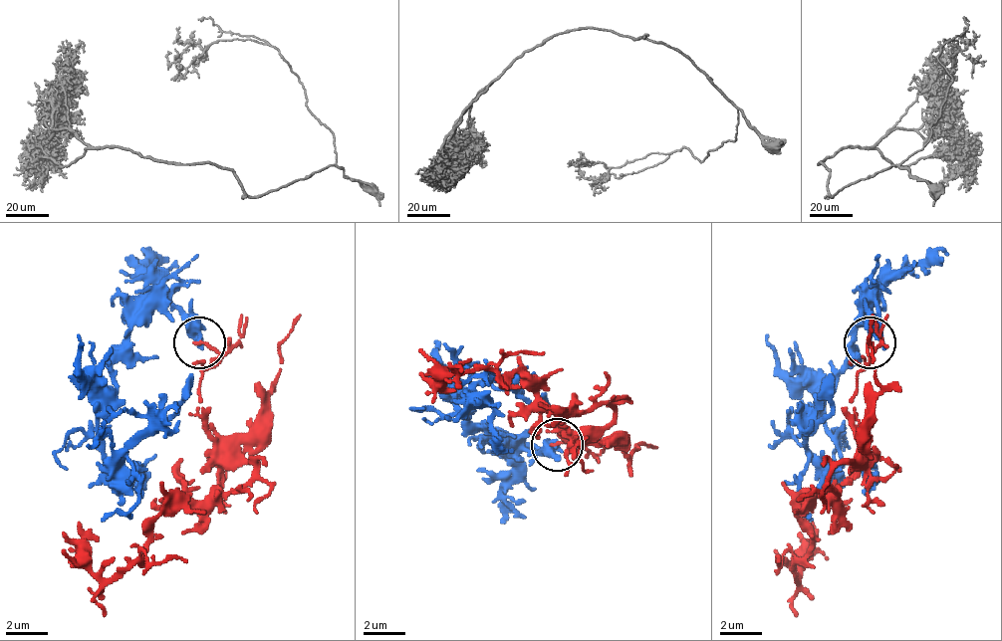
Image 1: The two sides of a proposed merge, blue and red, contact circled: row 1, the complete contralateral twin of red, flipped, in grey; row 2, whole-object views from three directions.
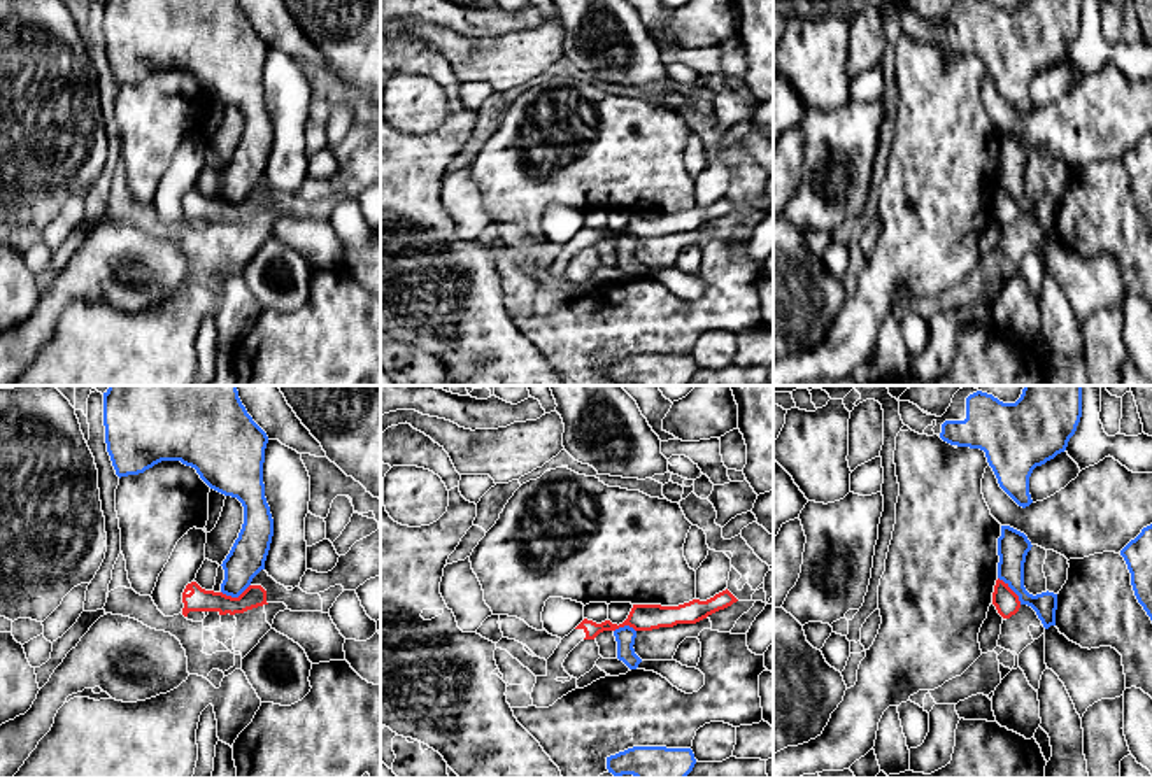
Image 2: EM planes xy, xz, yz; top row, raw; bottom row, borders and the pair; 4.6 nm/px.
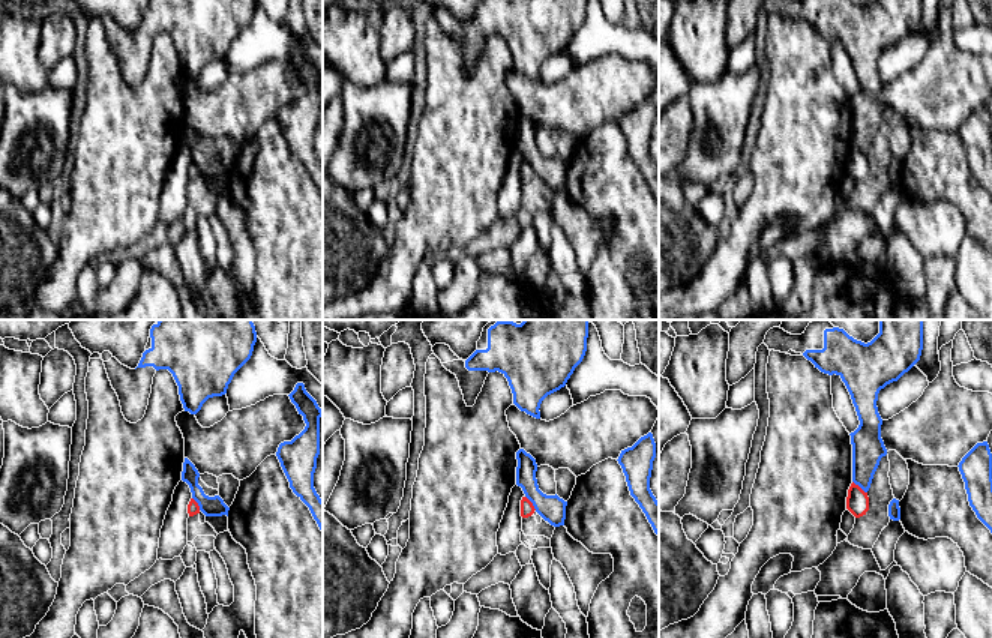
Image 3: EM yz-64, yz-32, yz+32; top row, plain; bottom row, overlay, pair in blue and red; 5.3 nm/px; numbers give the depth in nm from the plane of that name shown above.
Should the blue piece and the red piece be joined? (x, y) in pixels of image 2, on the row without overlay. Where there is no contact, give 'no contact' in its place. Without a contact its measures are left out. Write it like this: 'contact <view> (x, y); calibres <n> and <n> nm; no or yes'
contact yz (1012, 197); calibres 140 and 120 nm; yes

